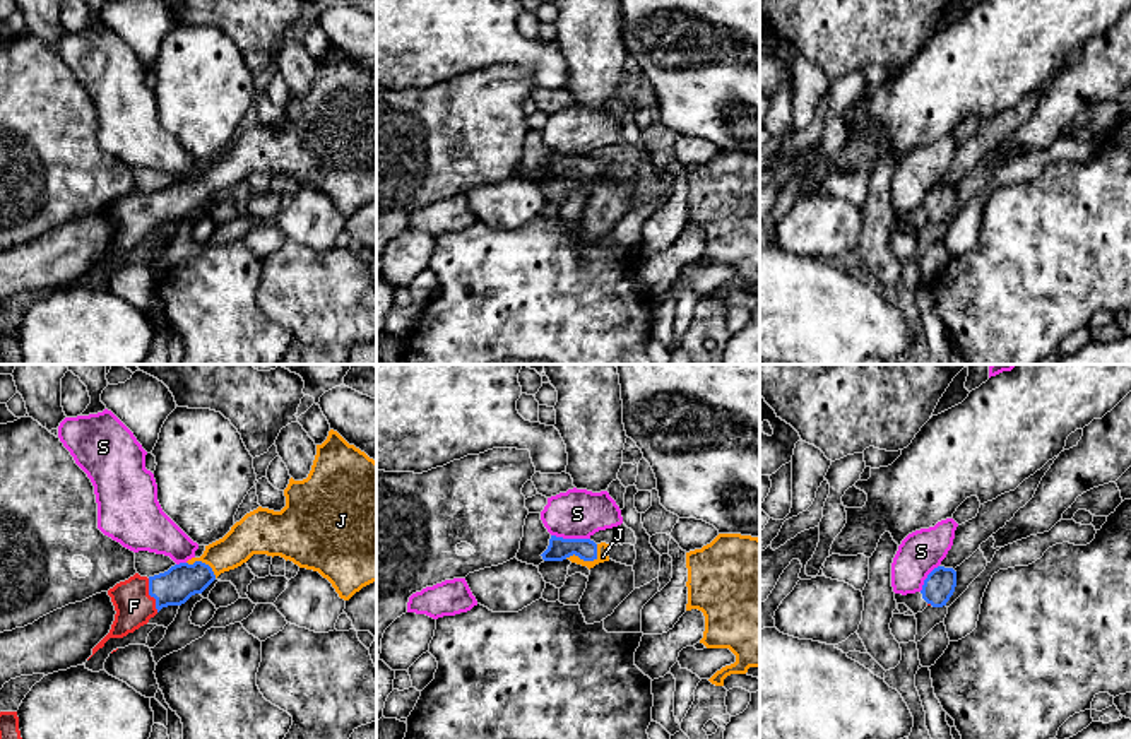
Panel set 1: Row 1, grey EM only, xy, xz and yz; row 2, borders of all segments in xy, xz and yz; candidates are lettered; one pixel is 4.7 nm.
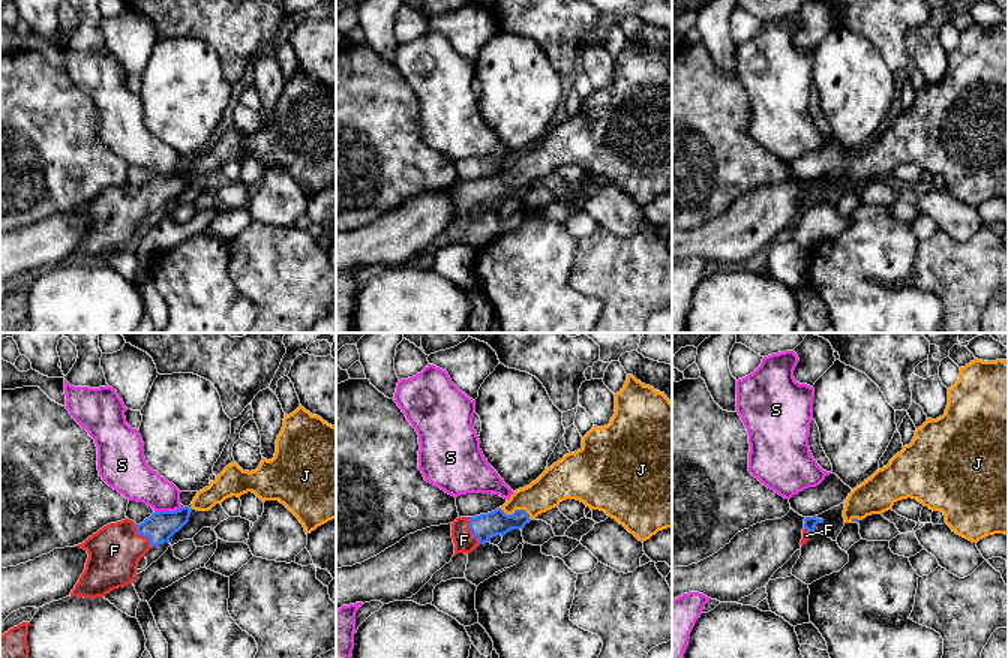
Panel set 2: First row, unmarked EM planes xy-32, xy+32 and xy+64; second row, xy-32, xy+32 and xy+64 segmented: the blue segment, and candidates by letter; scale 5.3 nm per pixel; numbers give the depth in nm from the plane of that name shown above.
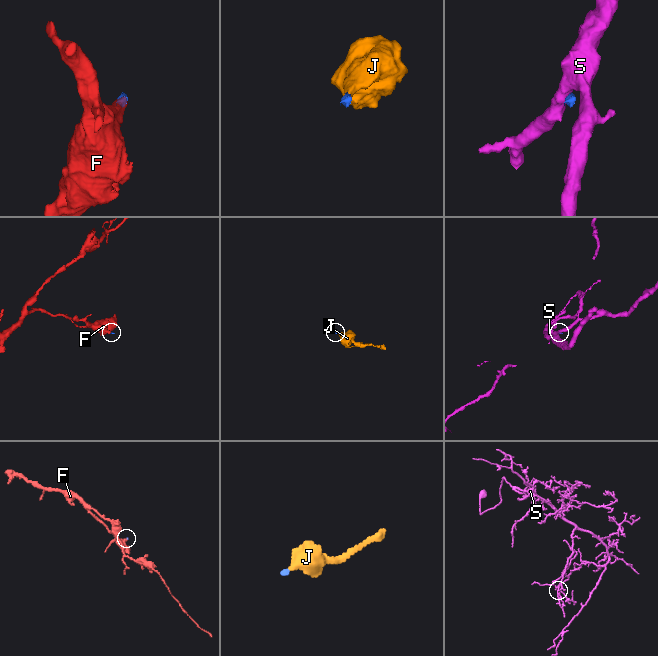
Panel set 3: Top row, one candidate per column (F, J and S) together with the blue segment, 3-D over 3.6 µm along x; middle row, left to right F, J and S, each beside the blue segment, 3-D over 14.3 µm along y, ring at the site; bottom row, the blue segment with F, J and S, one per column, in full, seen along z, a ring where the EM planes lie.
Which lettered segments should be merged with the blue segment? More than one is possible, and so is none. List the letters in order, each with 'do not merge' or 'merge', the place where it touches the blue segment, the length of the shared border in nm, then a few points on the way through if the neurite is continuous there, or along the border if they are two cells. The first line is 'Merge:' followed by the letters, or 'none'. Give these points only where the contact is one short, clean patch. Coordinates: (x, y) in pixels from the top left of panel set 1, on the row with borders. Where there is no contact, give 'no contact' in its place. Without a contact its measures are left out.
Merge: F, J
F: merge; meets blue in xy at (151, 596); contact 170 nm long; runs through xy (173, 587), (151, 596), (142, 597), (134, 606)
J: merge; meets blue in xz at (586, 560); contact 170 nm long; runs through xz (558, 549), (575, 549), (586, 560), (603, 556)
S: do not merge; meets blue in xz at (570, 539); contact 190 nm long; border along xz (551, 534), (589, 539)

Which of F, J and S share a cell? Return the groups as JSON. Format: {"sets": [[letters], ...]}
{"sets": [["F", "J"], ["S"]]}

